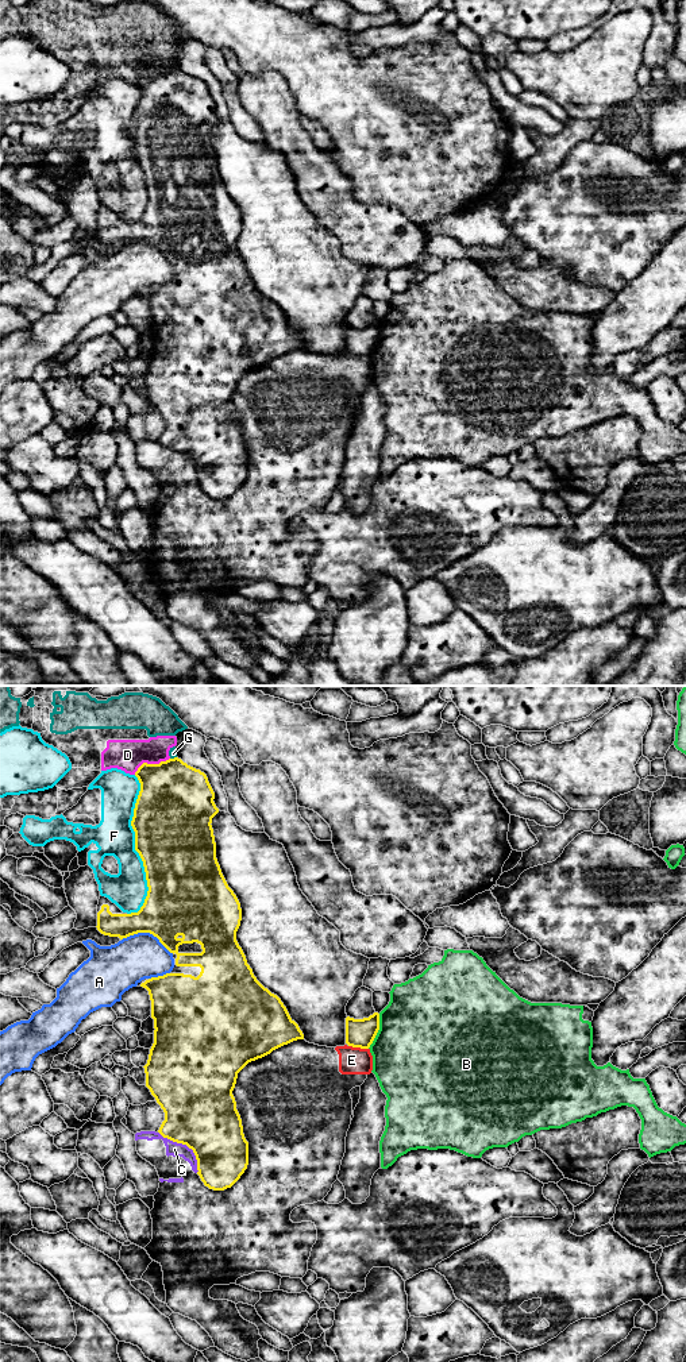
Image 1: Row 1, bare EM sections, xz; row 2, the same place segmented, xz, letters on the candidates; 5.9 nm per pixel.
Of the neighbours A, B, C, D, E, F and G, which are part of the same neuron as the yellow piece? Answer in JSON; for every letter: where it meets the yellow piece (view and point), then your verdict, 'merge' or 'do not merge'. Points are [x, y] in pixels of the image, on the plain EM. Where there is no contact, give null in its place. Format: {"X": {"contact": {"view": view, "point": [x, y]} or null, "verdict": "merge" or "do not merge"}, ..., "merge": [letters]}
{"A": {"contact": {"view": "xz", "point": [147, 240]}, "verdict": "do not merge"}, "B": {"contact": {"view": "xz", "point": [377, 340]}, "verdict": "do not merge"}, "C": {"contact": {"view": "xz", "point": [185, 452]}, "verdict": "do not merge"}, "D": {"contact": {"view": "xz", "point": [150, 73]}, "verdict": "do not merge"}, "E": {"contact": {"view": "xz", "point": [358, 355]}, "verdict": "do not merge"}, "F": {"contact": {"view": "xz", "point": [135, 157]}, "verdict": "do not merge"}, "G": {"contact": {"view": "xz", "point": [174, 66]}, "verdict": "do not merge"}, "merge": []}

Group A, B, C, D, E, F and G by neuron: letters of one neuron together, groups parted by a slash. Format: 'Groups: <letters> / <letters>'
Groups: A / B / C E / D G / F

